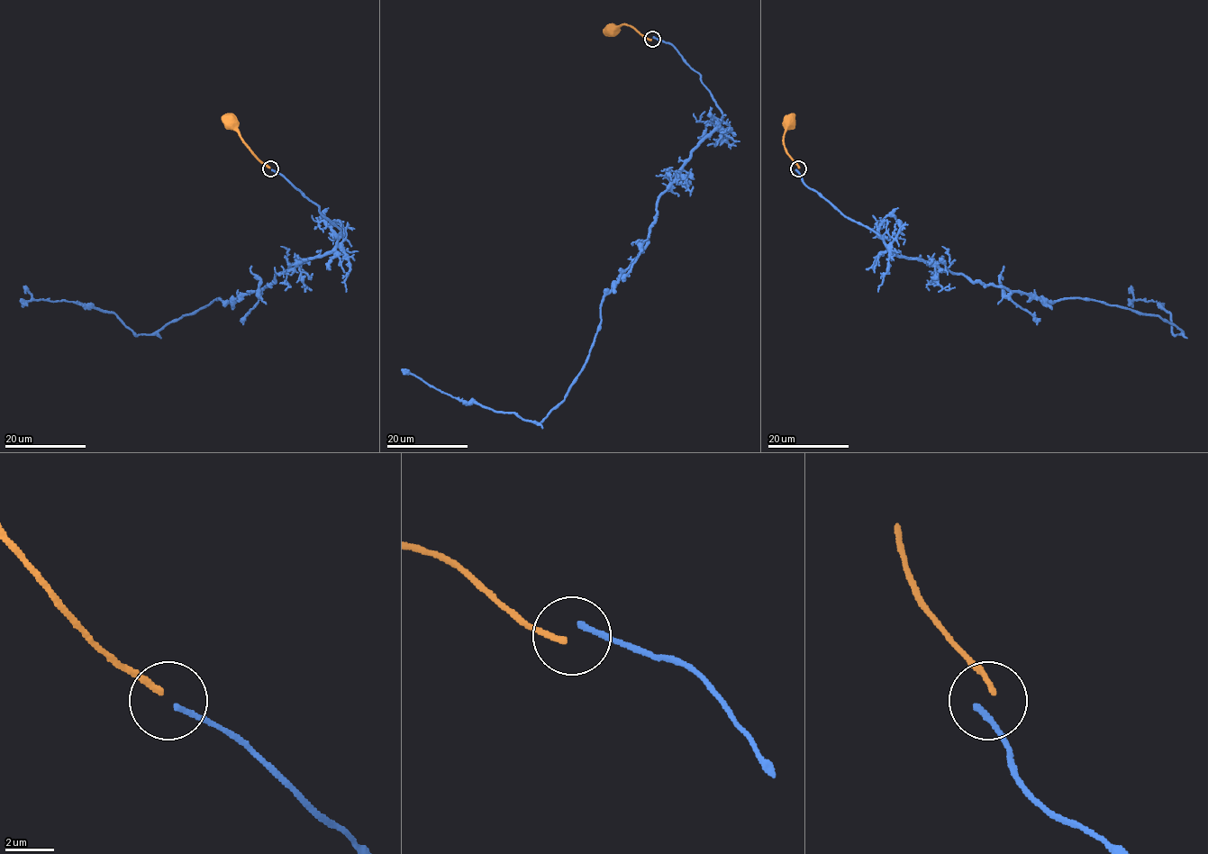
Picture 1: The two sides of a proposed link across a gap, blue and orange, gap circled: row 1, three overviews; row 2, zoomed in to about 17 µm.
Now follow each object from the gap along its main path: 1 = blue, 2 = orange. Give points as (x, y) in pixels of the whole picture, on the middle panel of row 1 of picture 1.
1: (653, 37), (700, 75), (722, 121), (659, 197), (649, 244), (606, 293), (567, 395), (536, 423), (407, 371)
2: (651, 40), (626, 24), (612, 26), (609, 31)

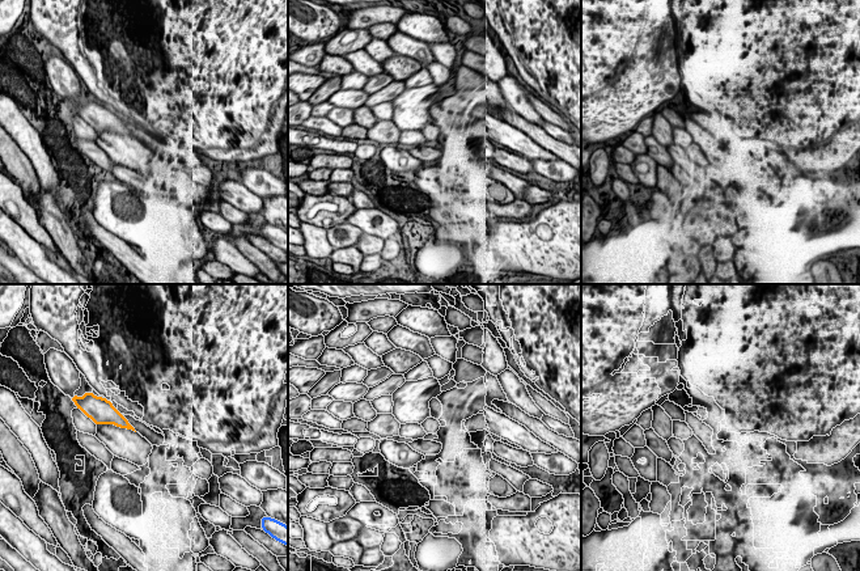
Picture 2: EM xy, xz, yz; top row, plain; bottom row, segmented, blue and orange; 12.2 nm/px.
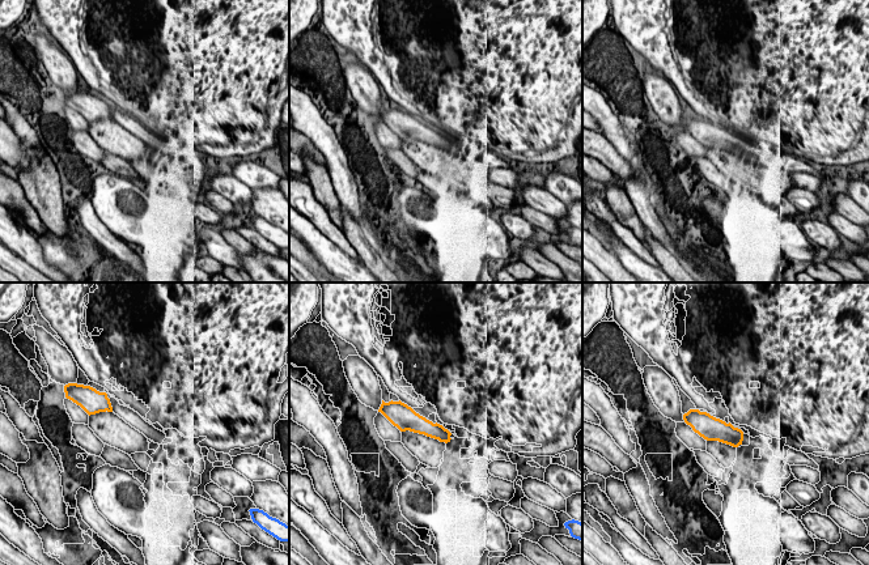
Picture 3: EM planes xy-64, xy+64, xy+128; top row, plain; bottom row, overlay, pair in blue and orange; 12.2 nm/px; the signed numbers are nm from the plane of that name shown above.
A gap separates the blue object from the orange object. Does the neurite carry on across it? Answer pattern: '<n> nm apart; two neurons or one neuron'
1900 nm apart; two neurons

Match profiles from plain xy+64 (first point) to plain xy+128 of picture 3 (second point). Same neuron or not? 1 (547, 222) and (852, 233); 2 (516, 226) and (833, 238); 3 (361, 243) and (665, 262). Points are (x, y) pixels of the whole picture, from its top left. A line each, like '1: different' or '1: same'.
1: same
2: same
3: same

